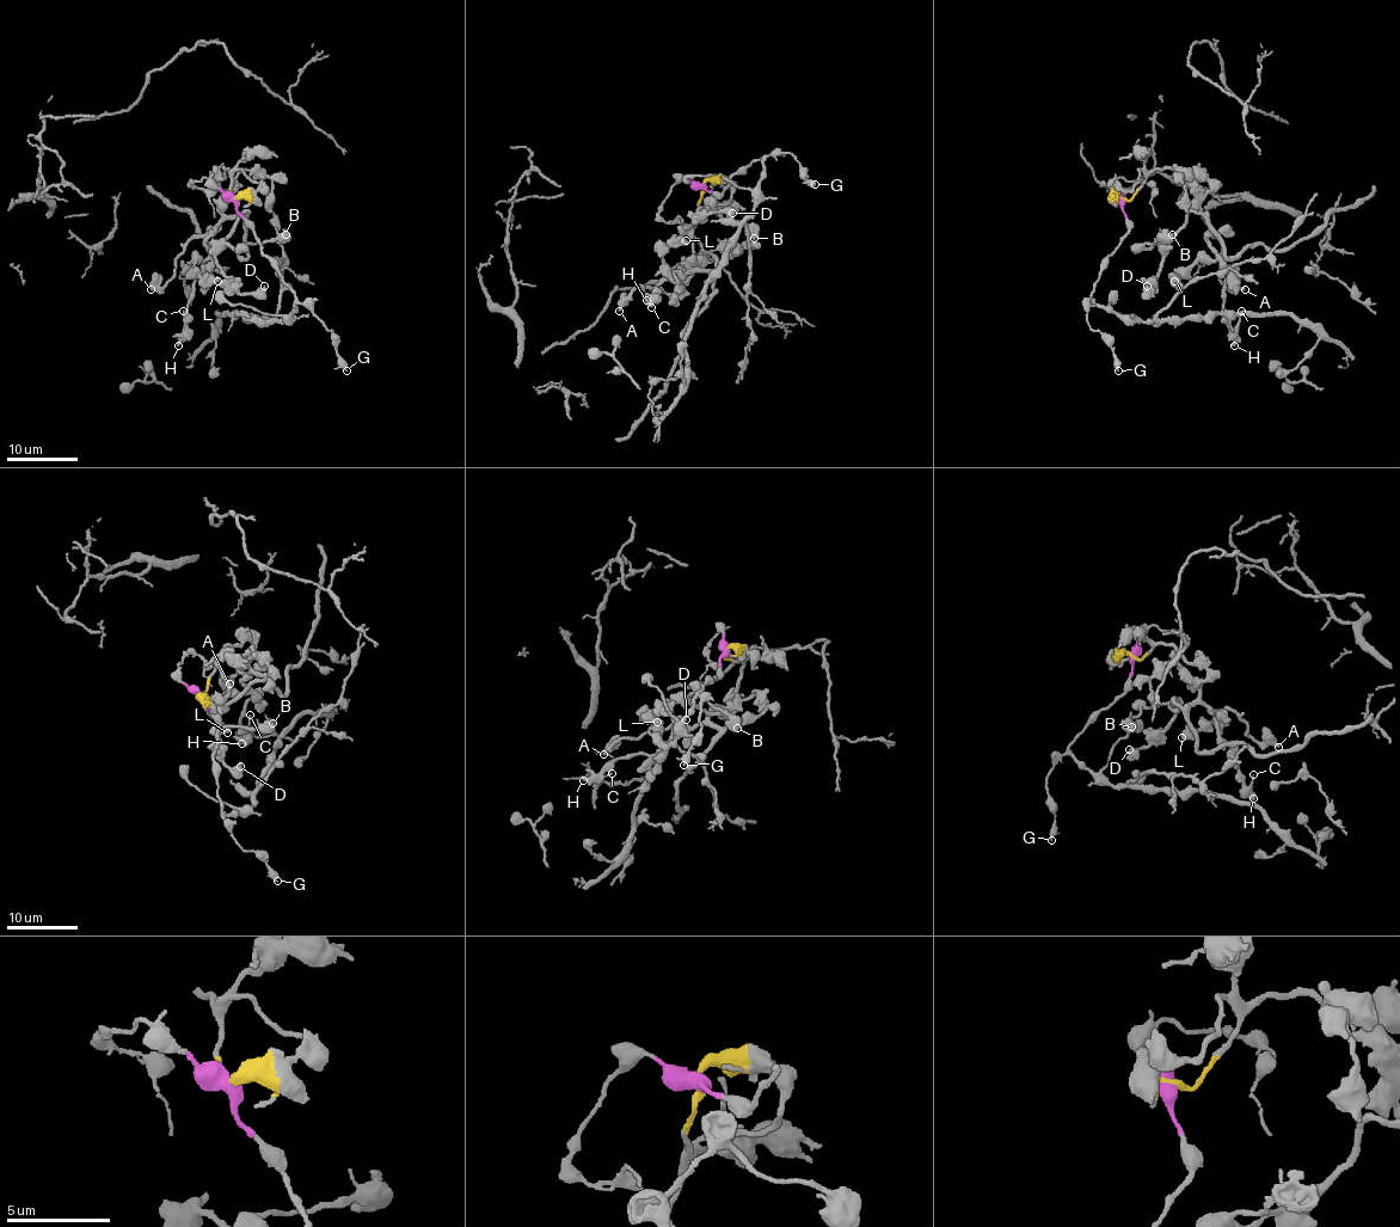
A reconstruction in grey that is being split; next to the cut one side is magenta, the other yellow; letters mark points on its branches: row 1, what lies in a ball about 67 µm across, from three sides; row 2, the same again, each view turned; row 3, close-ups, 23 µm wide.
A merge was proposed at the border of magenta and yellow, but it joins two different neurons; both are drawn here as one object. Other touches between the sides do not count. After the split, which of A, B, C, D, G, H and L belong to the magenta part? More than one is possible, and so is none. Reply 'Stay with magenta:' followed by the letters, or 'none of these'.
Stay with magenta: G

